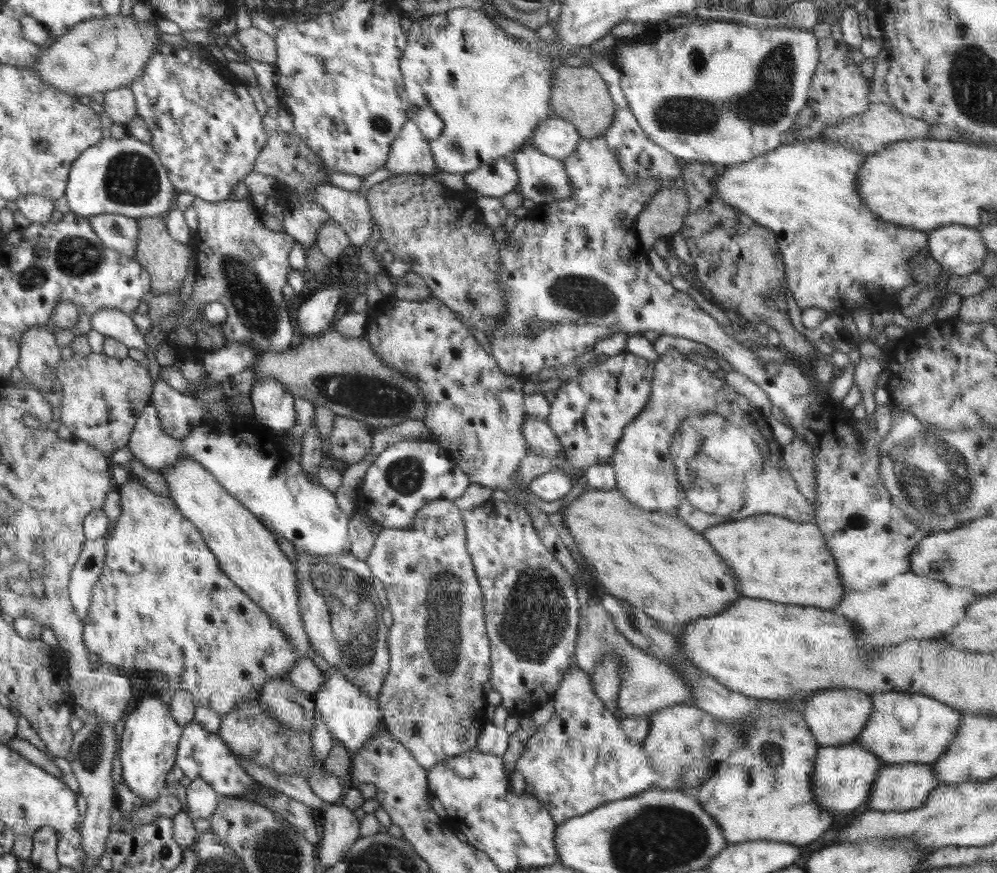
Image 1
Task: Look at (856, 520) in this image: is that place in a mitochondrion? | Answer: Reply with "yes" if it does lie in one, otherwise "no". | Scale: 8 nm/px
yes

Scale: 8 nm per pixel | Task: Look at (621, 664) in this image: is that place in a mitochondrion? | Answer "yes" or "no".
no

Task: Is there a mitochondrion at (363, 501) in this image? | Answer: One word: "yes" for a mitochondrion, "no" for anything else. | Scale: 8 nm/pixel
no

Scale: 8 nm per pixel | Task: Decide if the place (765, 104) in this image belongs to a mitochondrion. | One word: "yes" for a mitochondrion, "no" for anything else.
yes

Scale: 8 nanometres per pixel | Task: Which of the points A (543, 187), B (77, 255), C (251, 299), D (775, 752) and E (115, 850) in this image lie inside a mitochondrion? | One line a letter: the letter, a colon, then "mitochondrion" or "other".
A: mitochondrion
B: mitochondrion
C: mitochondrion
D: mitochondrion
E: other

